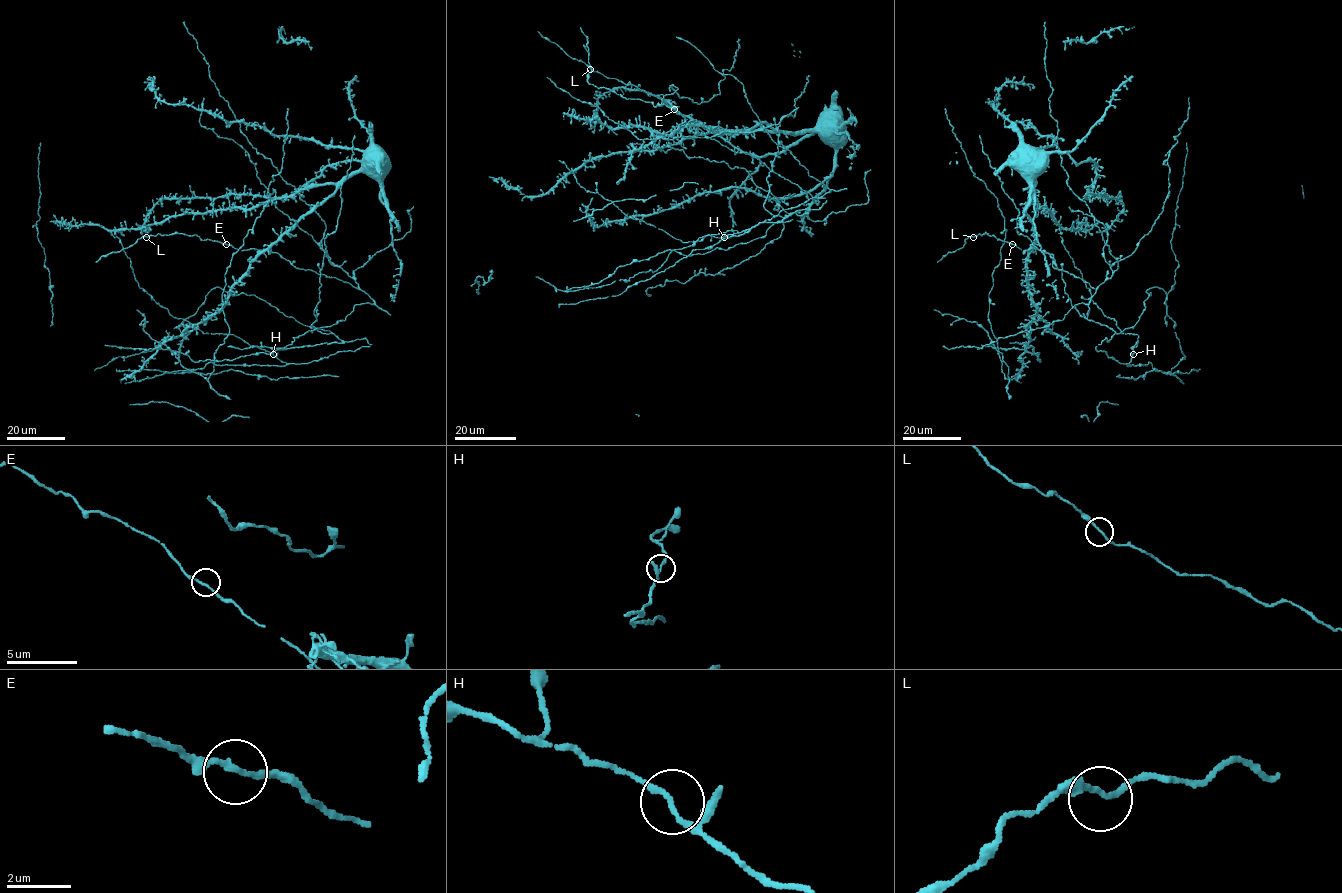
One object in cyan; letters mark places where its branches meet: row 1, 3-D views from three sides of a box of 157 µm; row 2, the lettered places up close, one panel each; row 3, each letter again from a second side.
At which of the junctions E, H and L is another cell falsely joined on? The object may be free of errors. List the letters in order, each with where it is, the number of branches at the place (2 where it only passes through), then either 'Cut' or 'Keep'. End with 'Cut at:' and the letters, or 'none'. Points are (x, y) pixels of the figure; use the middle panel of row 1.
E: Place: (674, 109). Branches: 2. Keep
H: Place: (724, 237). Branches: 2. Keep
L: Place: (590, 69). Branches: 2. Keep
Cut at: none

